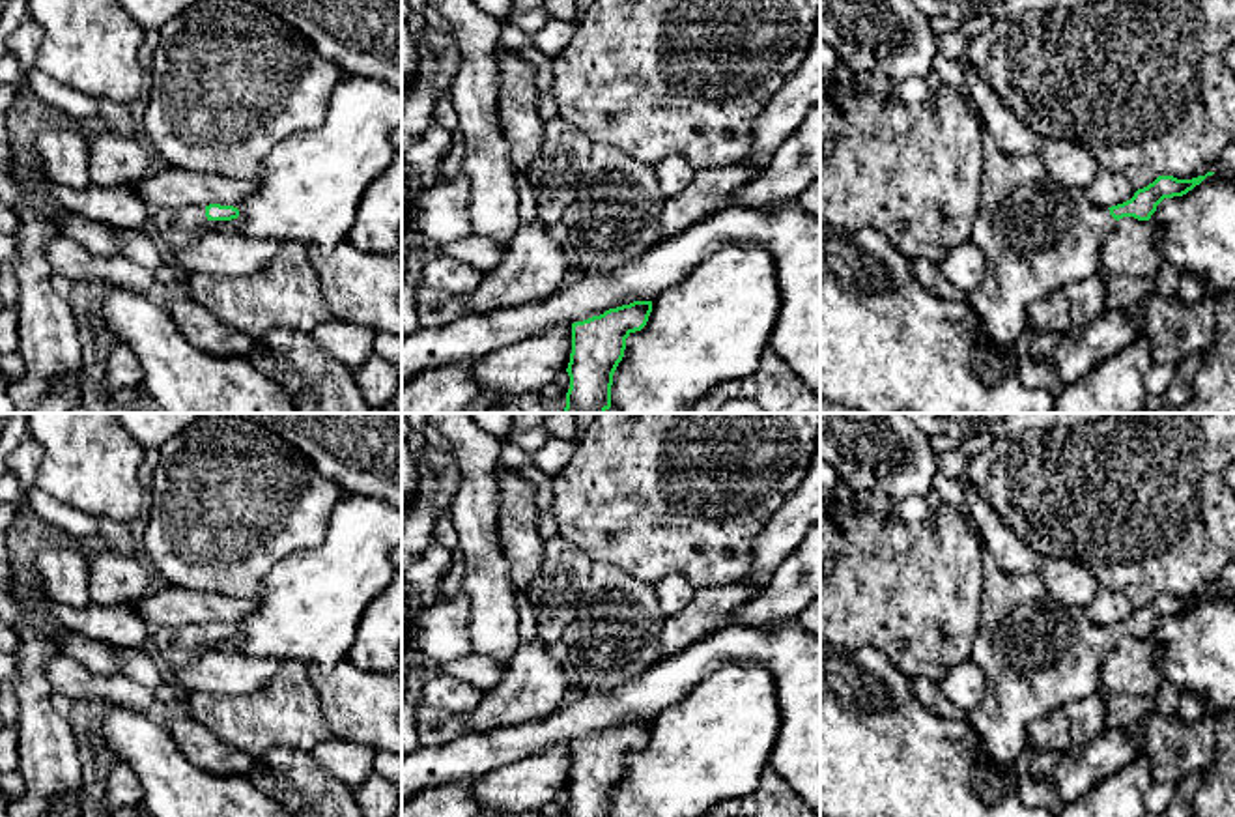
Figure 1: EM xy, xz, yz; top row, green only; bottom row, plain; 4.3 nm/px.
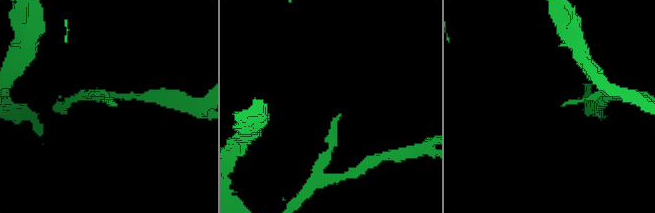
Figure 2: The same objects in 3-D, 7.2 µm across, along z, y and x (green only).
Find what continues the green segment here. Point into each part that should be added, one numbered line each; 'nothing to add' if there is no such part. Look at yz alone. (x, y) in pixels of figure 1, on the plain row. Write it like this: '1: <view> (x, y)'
1: yz (1036, 653)

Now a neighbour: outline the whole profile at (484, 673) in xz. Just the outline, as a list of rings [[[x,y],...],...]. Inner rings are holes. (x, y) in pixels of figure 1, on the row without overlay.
[[[467,654],[461,658],[448,658],[437,667],[437,673],[450,675],[475,688],[488,692],[501,684],[506,666],[497,664],[493,658],[480,654]]]

